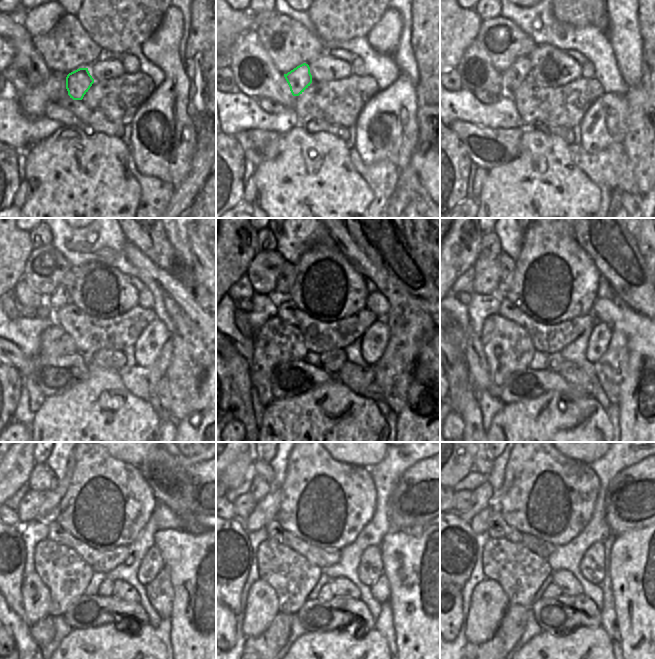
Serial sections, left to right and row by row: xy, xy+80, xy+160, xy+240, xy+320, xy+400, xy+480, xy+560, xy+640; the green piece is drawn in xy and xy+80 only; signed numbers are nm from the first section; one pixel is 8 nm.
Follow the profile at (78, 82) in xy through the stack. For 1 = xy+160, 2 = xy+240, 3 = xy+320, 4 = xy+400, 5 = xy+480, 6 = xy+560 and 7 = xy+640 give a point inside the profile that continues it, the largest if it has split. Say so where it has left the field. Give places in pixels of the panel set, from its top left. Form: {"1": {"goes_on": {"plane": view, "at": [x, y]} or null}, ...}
{"1": {"goes_on": {"plane": "xy+160", "at": [517, 73]}}, "2": {"goes_on": {"plane": "xy+240", "at": [62, 295]}}, "3": {"goes_on": {"plane": "xy+320", "at": [287, 275]}}, "4": {"goes_on": {"plane": "xy+400", "at": [507, 265]}}, "5": {"goes_on": {"plane": "xy+480", "at": [53, 484]}}, "6": {"goes_on": {"plane": "xy+560", "at": [264, 469]}}, "7": {"goes_on": {"plane": "xy+640", "at": [483, 462]}}}

